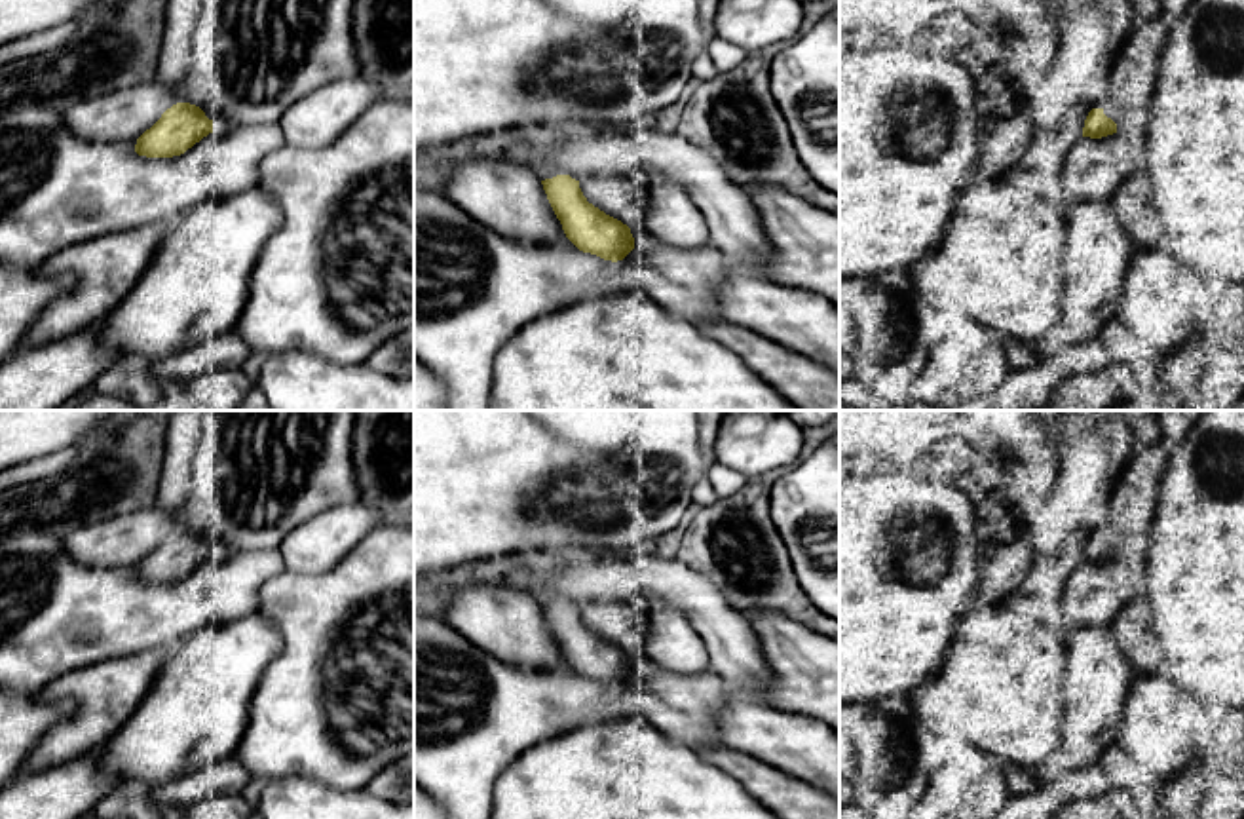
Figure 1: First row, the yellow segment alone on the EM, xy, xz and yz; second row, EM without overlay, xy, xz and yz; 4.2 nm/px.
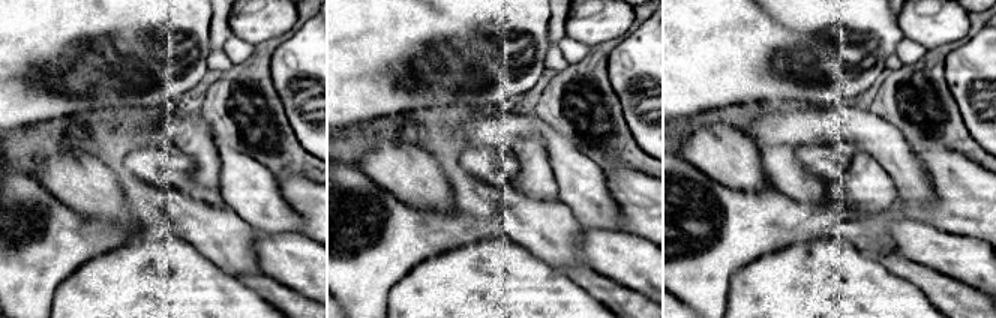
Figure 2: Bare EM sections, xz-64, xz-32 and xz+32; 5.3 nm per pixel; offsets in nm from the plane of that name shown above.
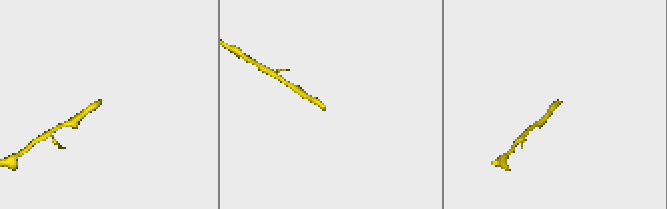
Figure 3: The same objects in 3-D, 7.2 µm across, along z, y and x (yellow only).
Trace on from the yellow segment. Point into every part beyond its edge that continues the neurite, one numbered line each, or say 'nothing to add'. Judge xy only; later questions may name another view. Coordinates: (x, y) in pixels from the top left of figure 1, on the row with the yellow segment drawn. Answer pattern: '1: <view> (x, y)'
1: xy (221, 126)

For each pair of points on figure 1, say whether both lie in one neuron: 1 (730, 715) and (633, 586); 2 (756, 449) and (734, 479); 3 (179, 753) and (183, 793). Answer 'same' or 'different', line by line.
1: different
2: different
3: different

